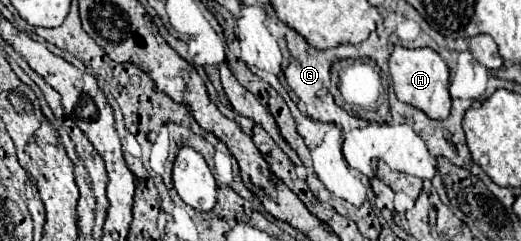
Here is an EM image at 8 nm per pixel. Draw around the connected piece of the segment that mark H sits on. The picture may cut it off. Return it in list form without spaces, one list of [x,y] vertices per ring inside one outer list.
[[[400,45],[394,47],[390,59],[390,75],[392,75],[392,85],[396,91],[396,97],[402,103],[408,103],[420,111],[424,111],[430,119],[446,119],[450,115],[452,99],[448,93],[448,77],[450,69],[444,63],[444,59],[434,51],[434,49],[404,49]]]

